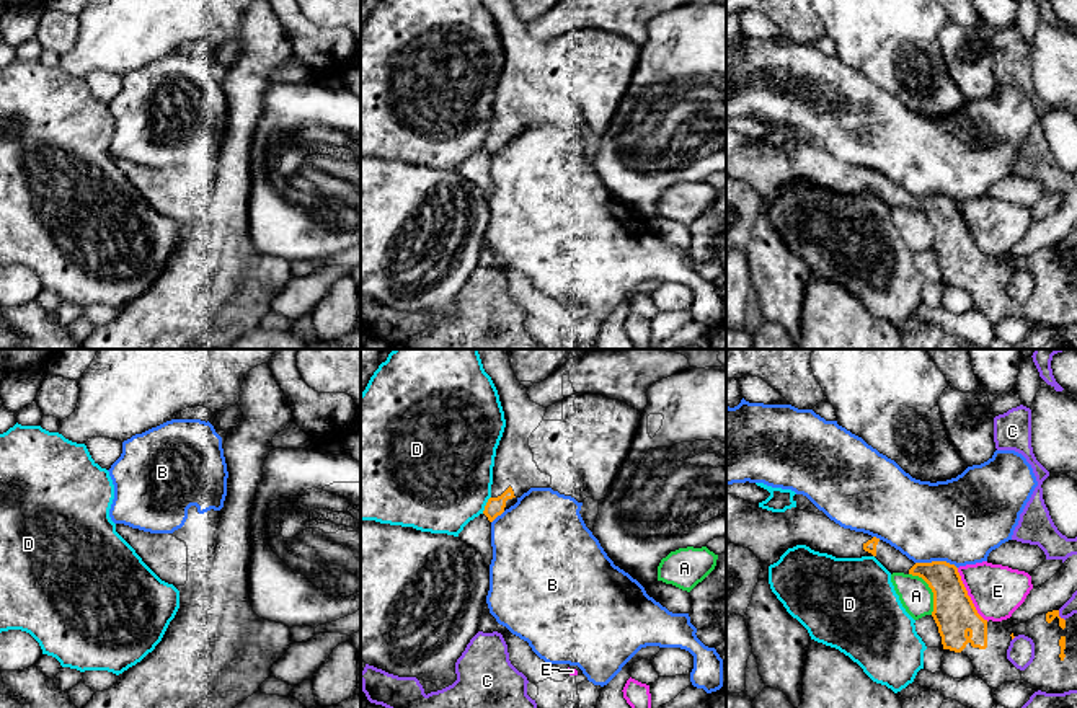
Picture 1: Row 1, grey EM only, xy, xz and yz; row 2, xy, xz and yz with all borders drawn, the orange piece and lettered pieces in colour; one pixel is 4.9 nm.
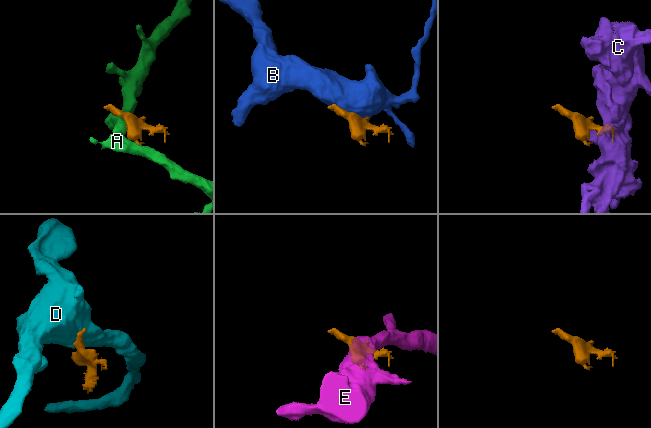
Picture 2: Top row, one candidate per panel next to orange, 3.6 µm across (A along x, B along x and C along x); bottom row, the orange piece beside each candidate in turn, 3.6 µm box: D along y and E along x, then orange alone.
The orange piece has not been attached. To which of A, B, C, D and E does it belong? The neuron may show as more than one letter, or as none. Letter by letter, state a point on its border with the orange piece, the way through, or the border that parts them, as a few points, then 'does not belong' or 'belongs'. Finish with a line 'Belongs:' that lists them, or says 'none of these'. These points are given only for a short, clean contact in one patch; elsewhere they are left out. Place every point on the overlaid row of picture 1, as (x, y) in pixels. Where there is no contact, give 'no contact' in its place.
A: meets orange in yz at (932, 591); border along yz (909, 573), (921, 578), (930, 589), (932, 614); does not belong
B: meets orange in yz at (937, 561); does not belong
C: meets orange in yz at (1058, 615); does not belong
D: meets orange in xz at (487, 504); border along xz (490, 496), (482, 513); does not belong
E: meets orange in yz at (968, 596); does not belong
Belongs: none of these

